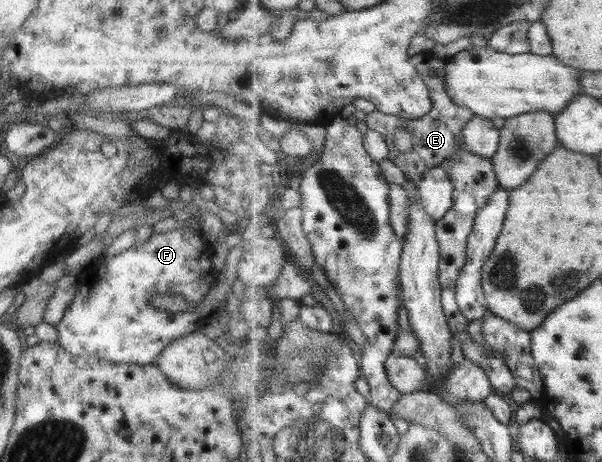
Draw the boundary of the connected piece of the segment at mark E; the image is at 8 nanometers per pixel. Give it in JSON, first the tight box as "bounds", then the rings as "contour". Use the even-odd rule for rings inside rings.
{"bounds":[365,50,474,182],"contour":[[[427,50],[413,55],[411,61],[430,88],[432,111],[423,118],[411,120],[396,118],[376,108],[366,115],[365,122],[368,129],[380,132],[386,138],[389,145],[388,159],[399,167],[407,178],[418,182],[424,177],[425,172],[435,167],[445,166],[457,154],[460,149],[460,134],[474,114],[472,110],[455,104],[447,95],[444,79],[447,59],[437,58],[431,50]],[[399,128],[404,128],[413,134],[413,148],[409,152],[404,153],[396,146],[396,134]]]}

